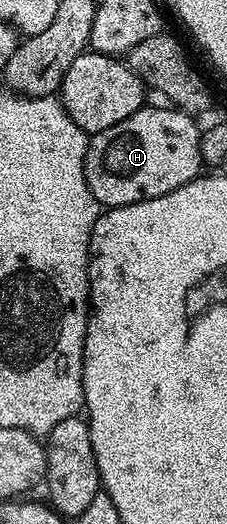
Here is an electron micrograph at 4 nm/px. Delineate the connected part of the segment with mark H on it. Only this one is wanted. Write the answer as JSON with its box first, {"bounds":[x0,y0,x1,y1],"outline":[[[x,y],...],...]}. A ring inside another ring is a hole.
{"bounds":[85,105,204,209],"outline":[[[145,105],[137,113],[125,117],[125,121],[117,121],[117,125],[90,136],[85,157],[85,177],[95,200],[107,209],[124,207],[173,193],[173,189],[181,189],[181,185],[200,178],[199,167],[204,166],[199,144],[201,127],[195,123],[198,122],[184,111],[153,109]]]}

